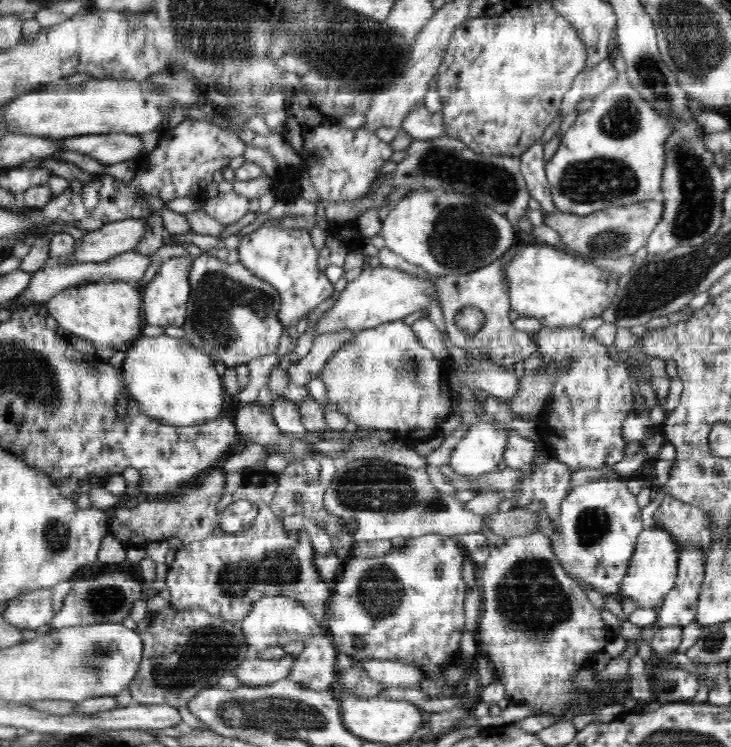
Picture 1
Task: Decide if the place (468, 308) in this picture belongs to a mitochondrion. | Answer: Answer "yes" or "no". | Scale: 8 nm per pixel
yes

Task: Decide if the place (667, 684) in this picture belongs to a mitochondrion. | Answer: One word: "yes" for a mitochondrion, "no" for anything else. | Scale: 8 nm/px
yes

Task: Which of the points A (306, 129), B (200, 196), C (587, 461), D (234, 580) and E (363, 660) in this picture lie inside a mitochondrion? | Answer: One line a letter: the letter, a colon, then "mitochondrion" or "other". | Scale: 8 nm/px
A: other
B: other
C: other
D: mitochondrion
E: other

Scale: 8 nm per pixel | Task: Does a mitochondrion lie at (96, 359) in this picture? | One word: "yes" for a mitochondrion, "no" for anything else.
no

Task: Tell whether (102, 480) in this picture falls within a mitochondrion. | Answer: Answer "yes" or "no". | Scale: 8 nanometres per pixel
no

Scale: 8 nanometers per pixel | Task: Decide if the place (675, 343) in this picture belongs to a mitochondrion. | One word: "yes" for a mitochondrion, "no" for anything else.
no

